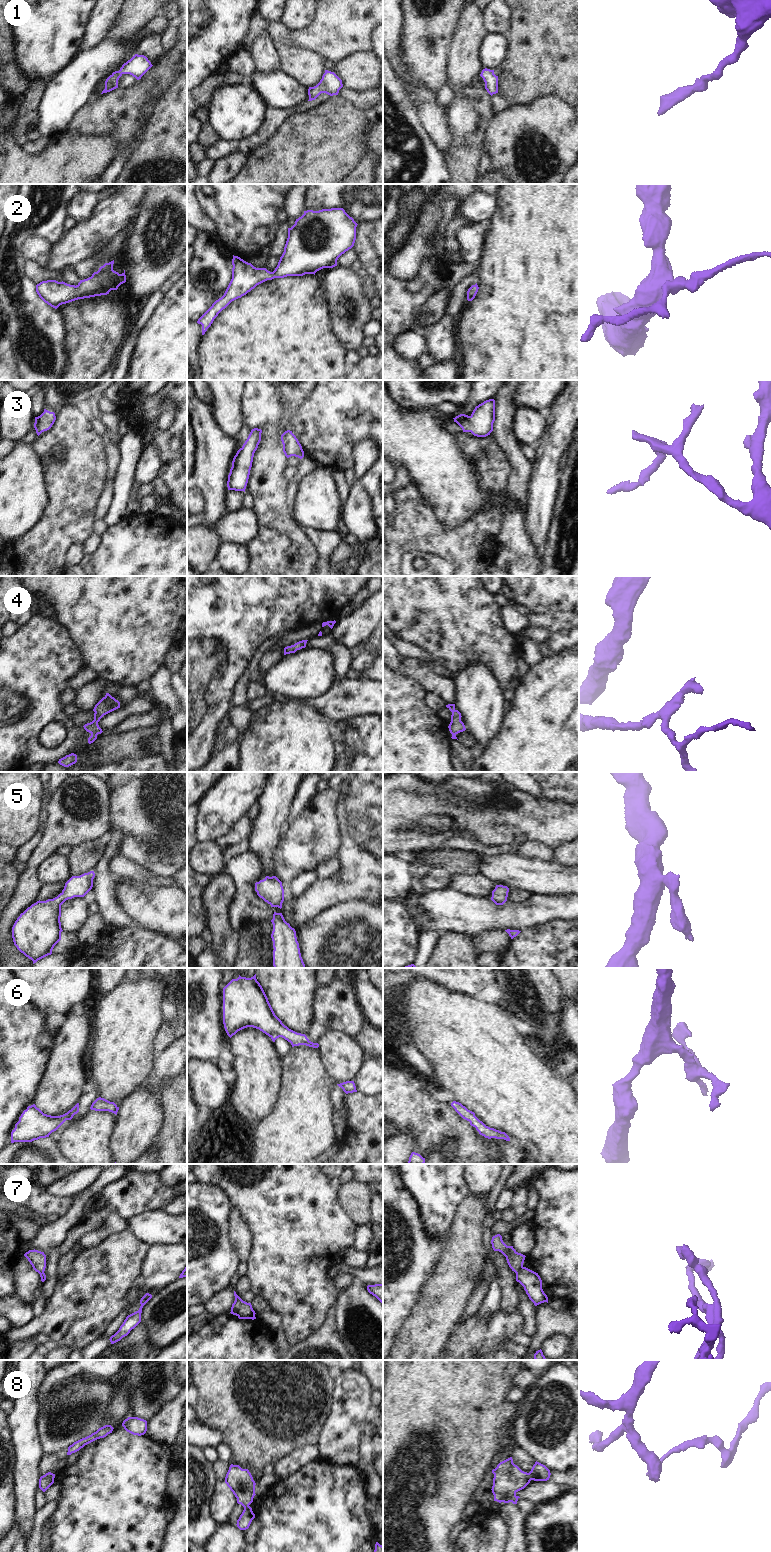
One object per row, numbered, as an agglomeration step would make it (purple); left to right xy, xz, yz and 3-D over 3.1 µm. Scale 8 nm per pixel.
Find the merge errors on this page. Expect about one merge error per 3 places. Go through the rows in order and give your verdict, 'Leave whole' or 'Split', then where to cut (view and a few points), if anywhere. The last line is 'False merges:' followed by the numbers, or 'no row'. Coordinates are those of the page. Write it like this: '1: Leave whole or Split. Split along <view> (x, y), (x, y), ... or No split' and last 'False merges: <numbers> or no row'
1: Leave whole. No split
2: Leave whole. No split
3: Leave whole. No split
4: Leave whole. No split
5: Leave whole. No split
6: Leave whole. No split
7: Split. Split along yz (522, 1266), (516, 1274)
8: Split. Split along yz (528, 1473), (532, 1479)
False merges: 7, 8

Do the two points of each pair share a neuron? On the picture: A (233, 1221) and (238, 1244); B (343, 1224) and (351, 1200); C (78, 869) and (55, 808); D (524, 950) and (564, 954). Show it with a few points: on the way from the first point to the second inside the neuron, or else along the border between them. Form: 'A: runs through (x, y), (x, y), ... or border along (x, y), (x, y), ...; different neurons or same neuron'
A: runs through (237, 1227), (238, 1238); same neuron
B: border along (338, 1191), (339, 1205), (357, 1226); different neurons
C: border along (95, 840), (80, 844), (73, 849); different neurons
D: runs through (534, 953), (554, 954); same neuron

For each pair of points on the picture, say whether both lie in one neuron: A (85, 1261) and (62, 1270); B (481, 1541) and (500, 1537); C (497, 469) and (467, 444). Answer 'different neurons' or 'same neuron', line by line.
A: different neurons
B: same neuron
C: same neuron

